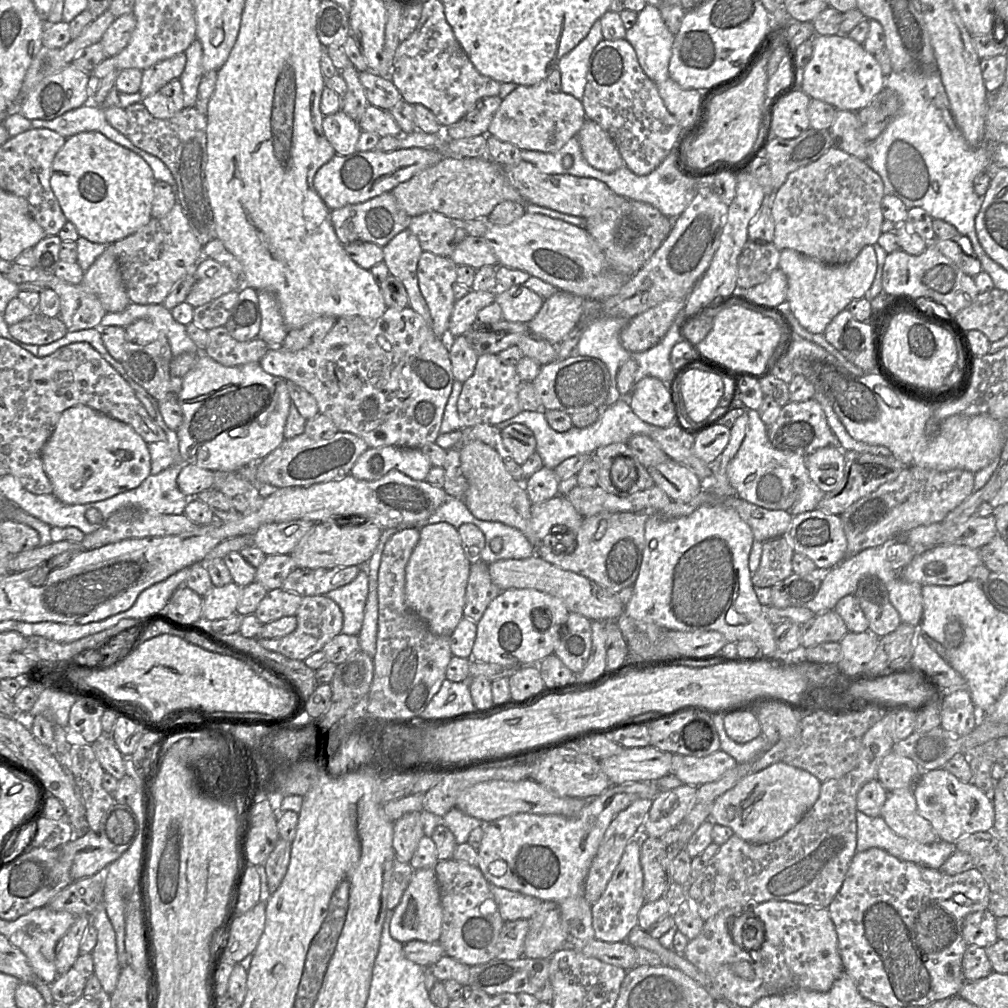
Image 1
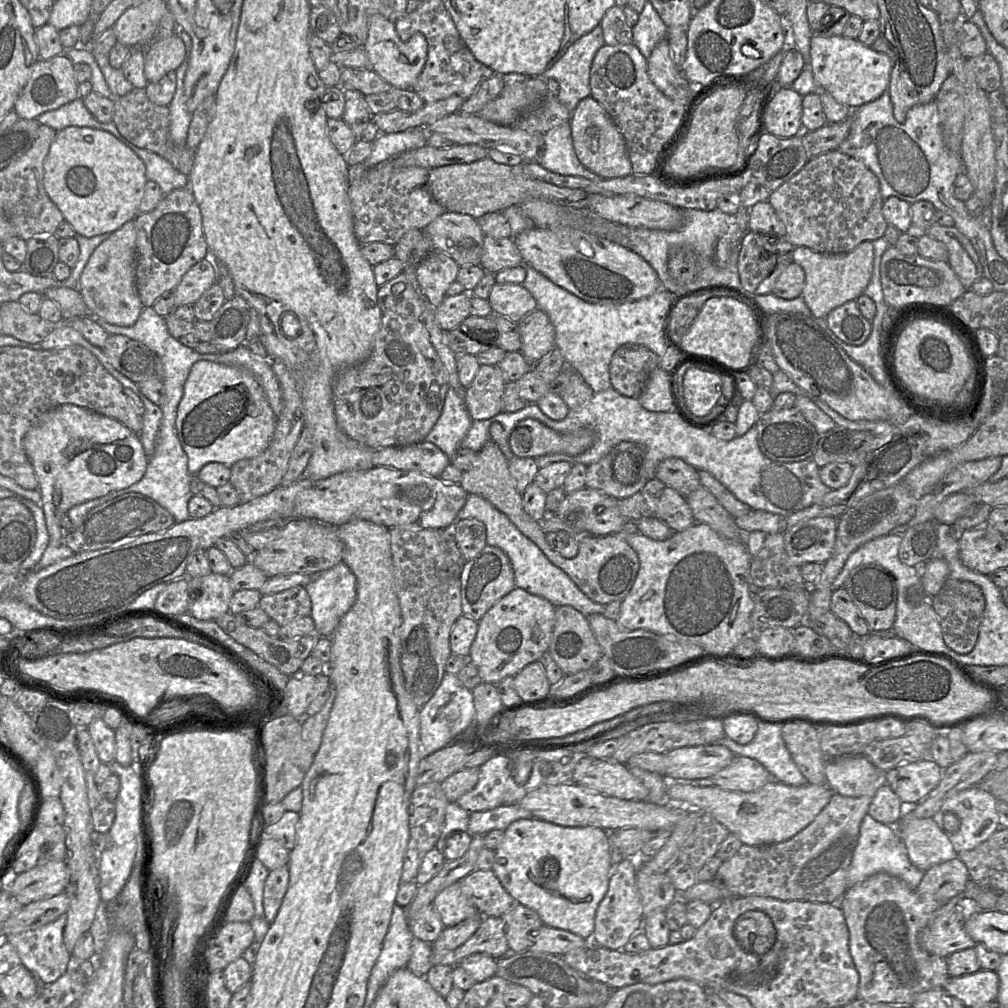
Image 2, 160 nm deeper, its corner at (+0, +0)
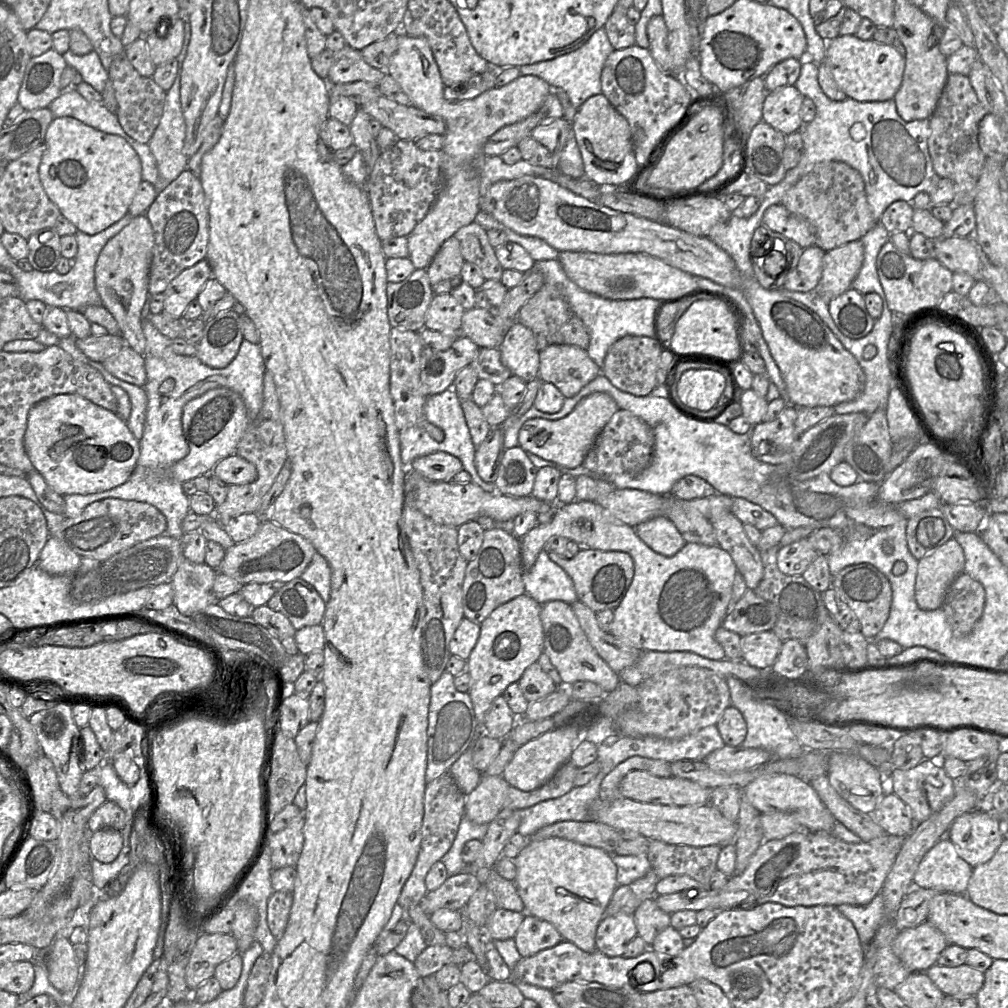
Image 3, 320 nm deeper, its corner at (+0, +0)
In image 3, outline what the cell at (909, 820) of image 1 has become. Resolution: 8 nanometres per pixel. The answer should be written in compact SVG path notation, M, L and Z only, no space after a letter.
M941 838L923 857L913 877L914 888L933 889L965 895L973 868L958 854L956 847L947 838Z

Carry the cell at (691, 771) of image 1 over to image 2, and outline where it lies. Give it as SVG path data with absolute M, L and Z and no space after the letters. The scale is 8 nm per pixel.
M739 755L711 779L716 787L739 792L754 792L775 780L760 762Z

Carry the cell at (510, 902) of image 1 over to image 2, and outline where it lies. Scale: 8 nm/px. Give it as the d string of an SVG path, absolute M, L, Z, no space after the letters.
M476 869L460 882L463 895L485 917L501 917L516 902L492 870Z

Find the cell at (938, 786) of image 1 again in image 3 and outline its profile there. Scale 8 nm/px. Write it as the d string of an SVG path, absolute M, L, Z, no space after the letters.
M973 810L958 816L946 836L972 868L988 862L1004 839L1003 824L992 812Z

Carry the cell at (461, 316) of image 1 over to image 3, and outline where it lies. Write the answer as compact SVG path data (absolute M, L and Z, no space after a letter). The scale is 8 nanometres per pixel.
M451 294L434 295L425 318L425 328L438 332L459 332L463 306Z

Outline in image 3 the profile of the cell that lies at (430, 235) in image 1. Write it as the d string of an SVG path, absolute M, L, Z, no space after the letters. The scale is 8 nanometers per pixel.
M472 222L461 227L453 236L460 243L460 251L464 260L477 265L485 280L501 280L504 269L482 226Z

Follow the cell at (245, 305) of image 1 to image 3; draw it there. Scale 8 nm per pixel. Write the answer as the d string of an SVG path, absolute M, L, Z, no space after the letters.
M235 309L221 311L206 322L195 356L212 368L228 366L243 341L242 320Z

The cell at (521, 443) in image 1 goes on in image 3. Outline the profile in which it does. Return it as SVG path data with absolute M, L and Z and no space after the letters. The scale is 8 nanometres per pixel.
M593 393L582 399L573 411L559 420L534 418L527 420L519 430L519 446L544 460L556 462L566 468L576 468L593 446L598 434L619 410L615 400L606 393Z

